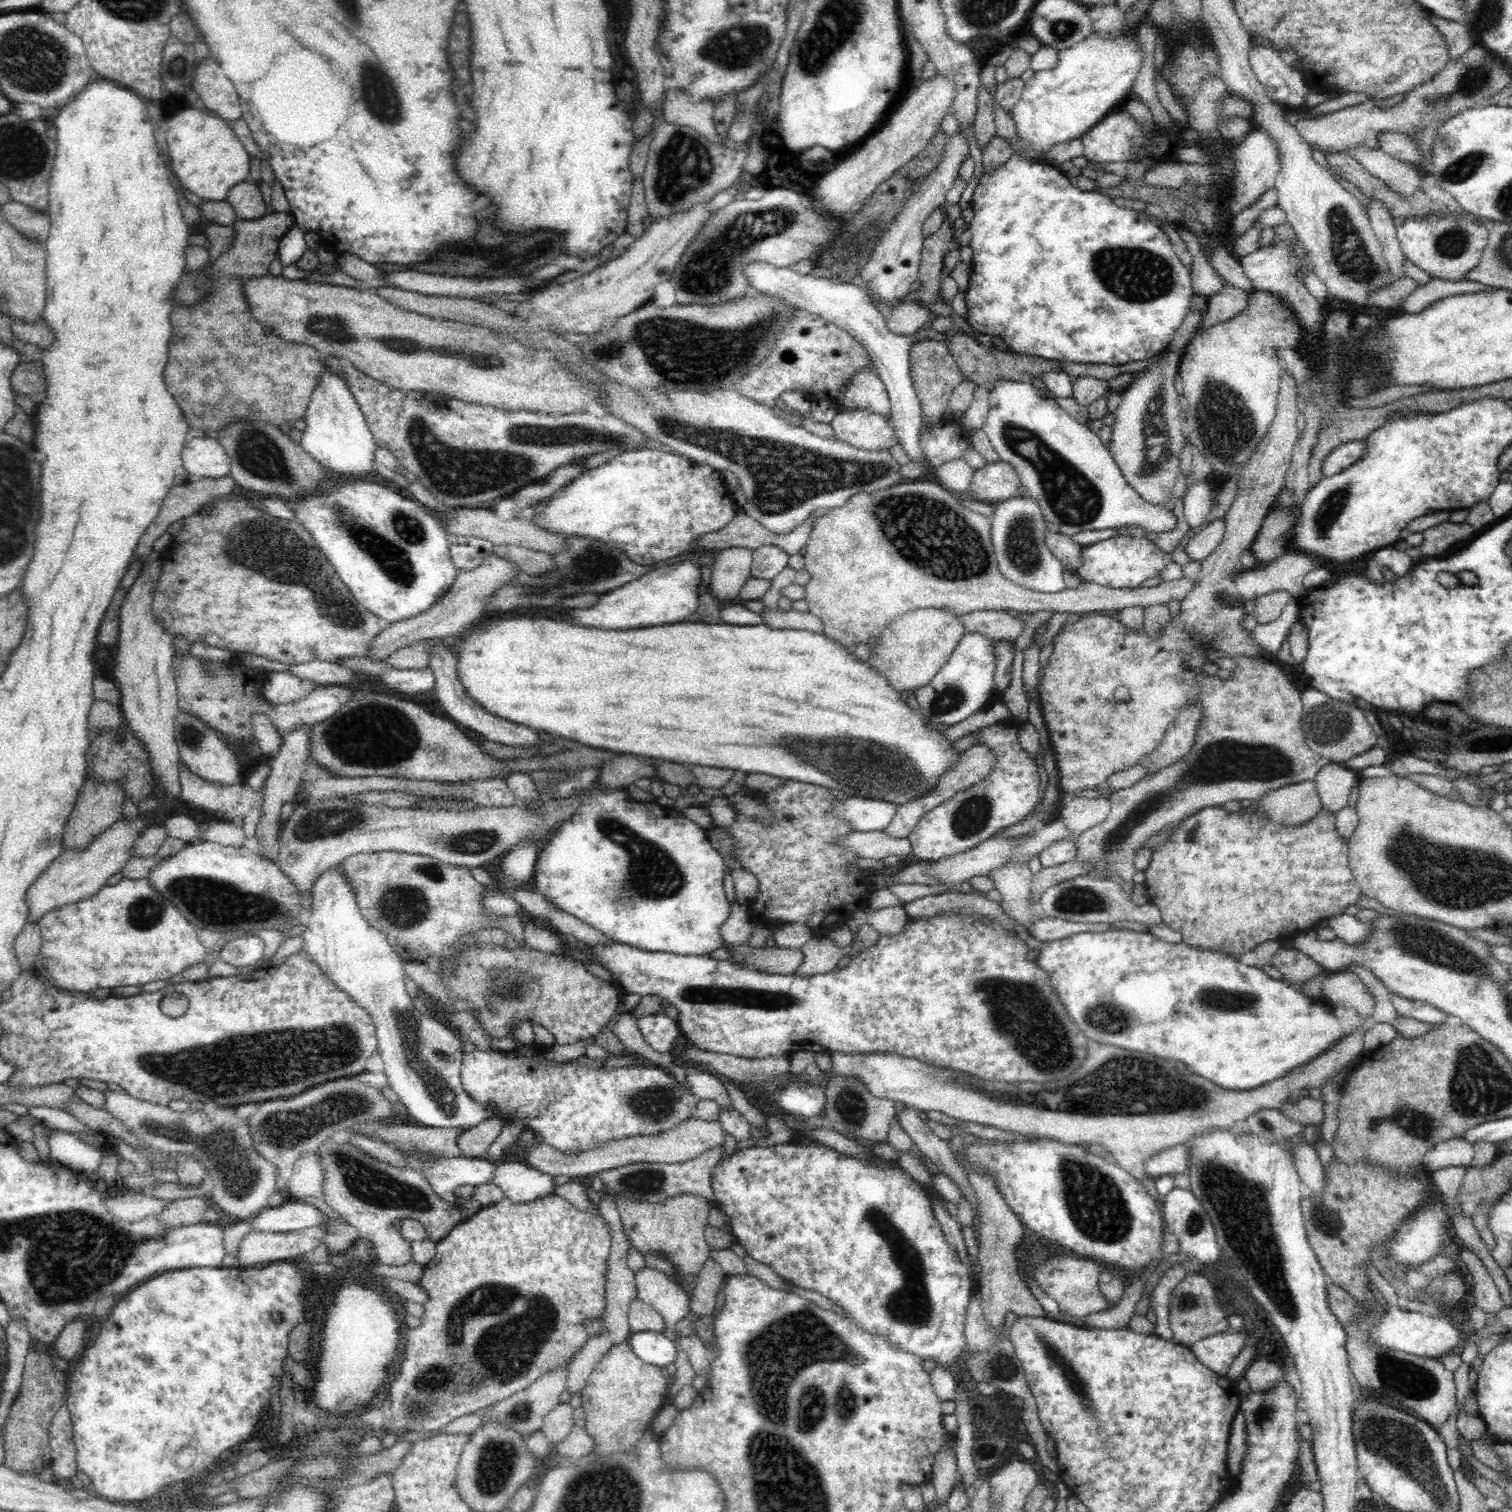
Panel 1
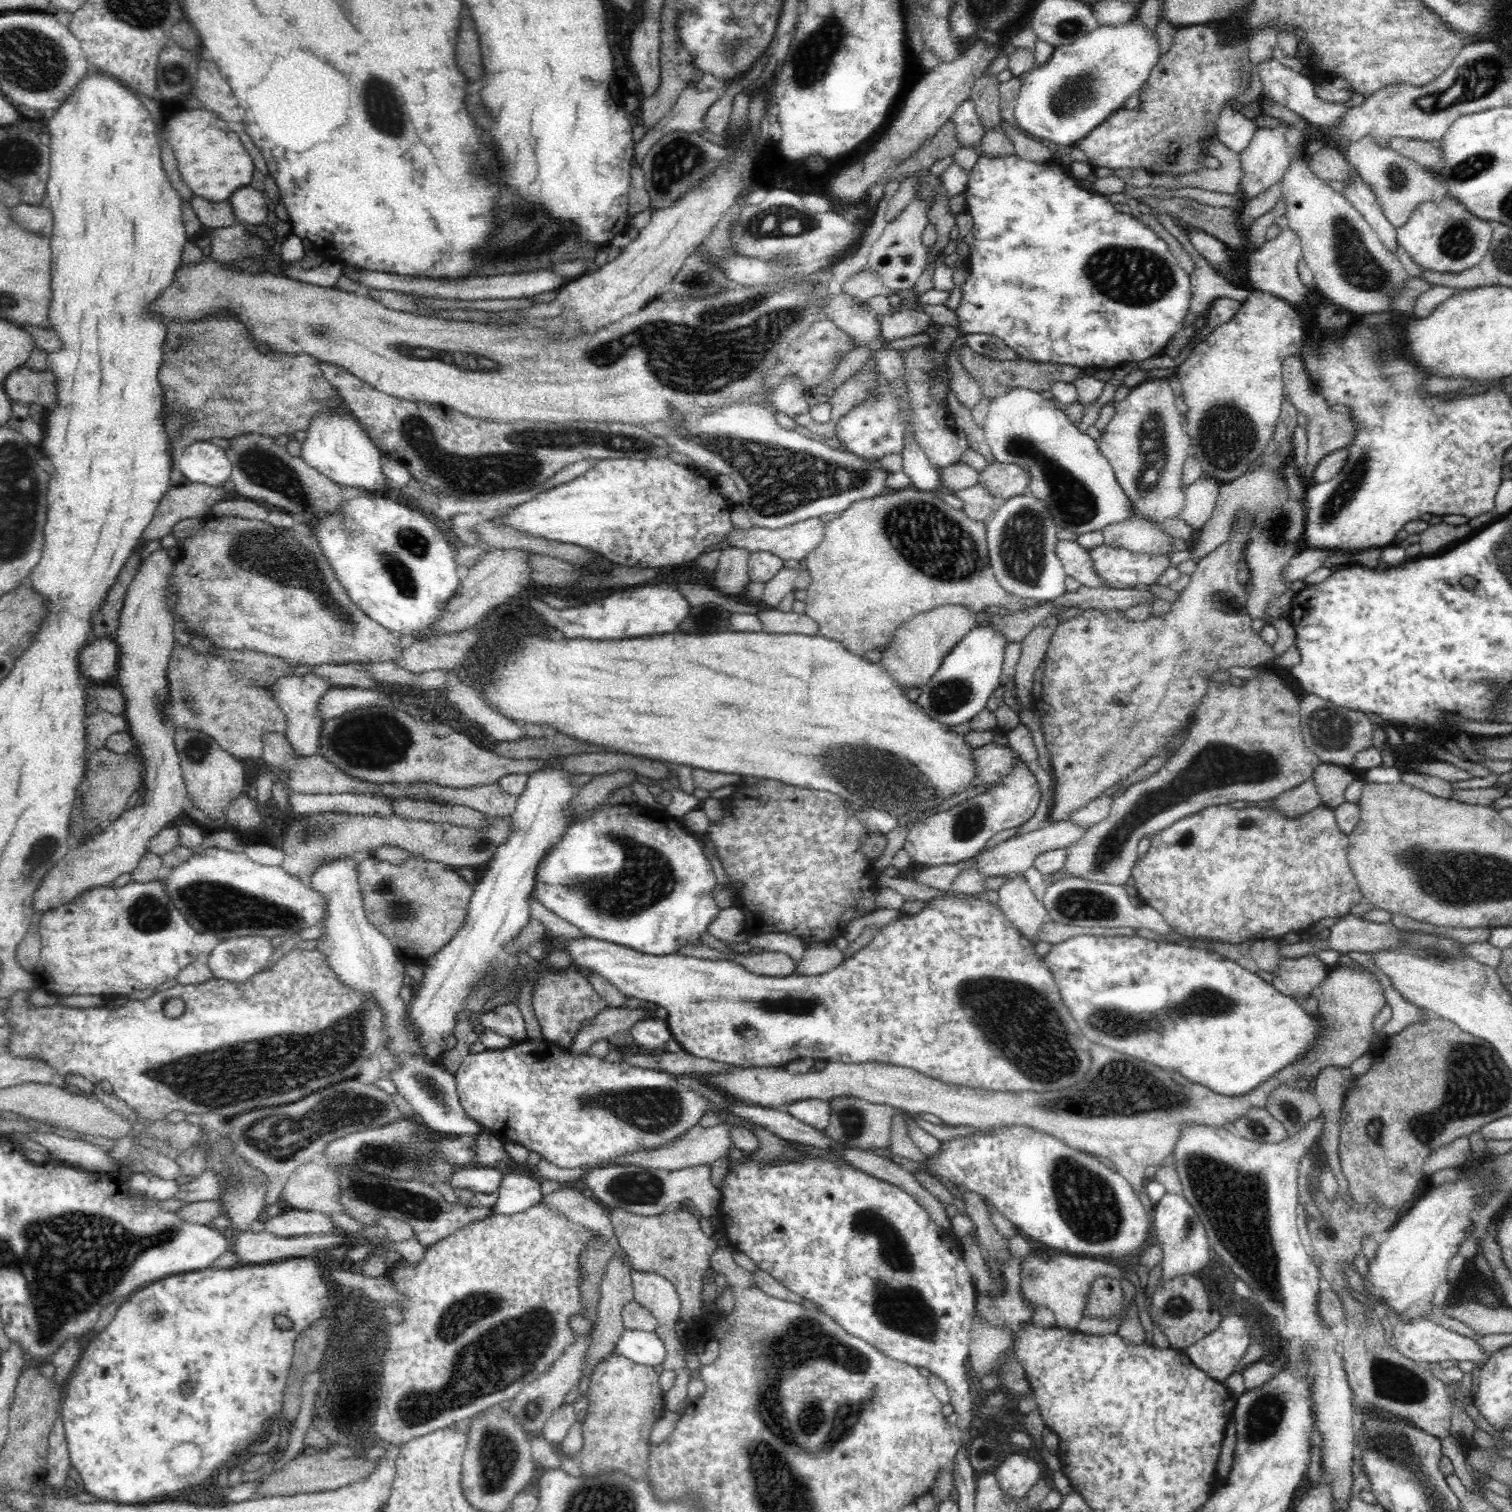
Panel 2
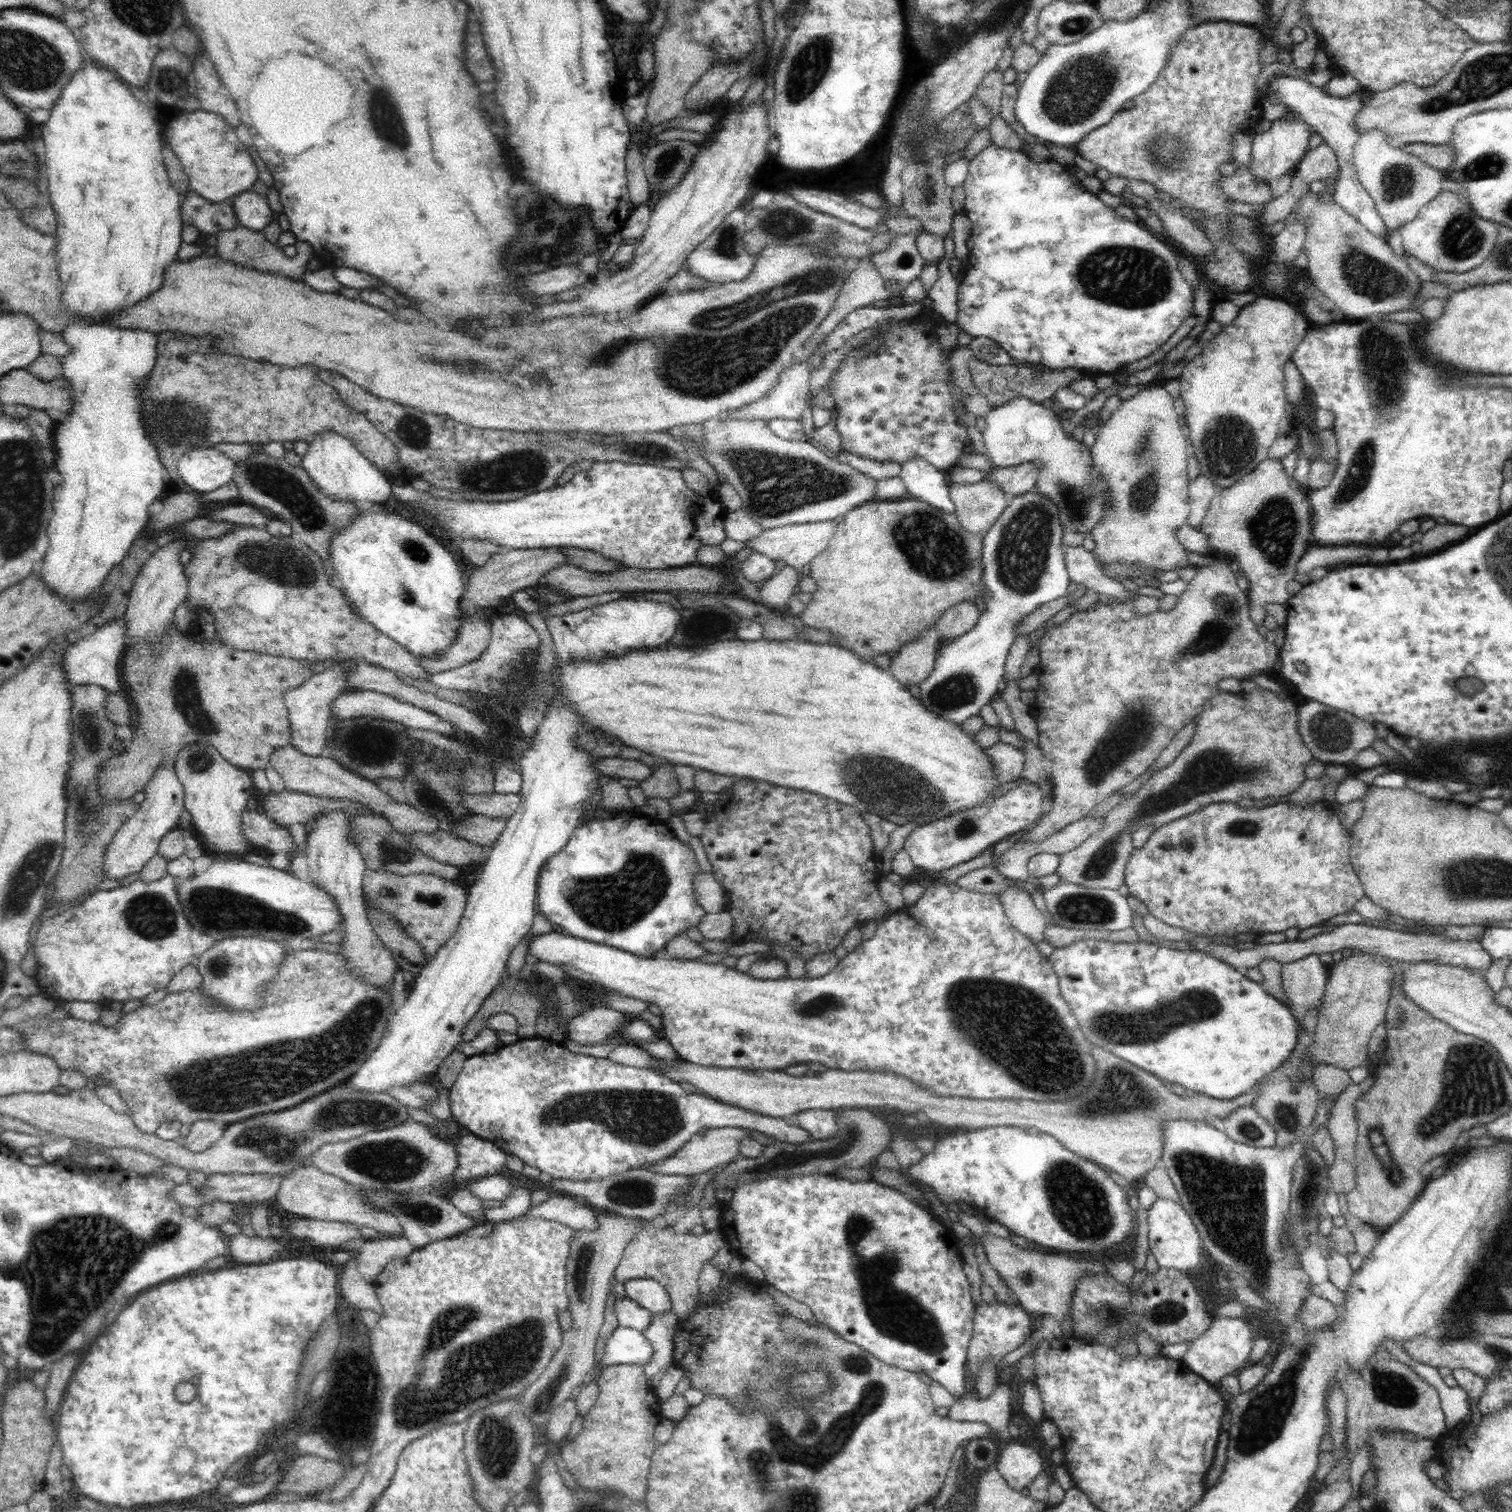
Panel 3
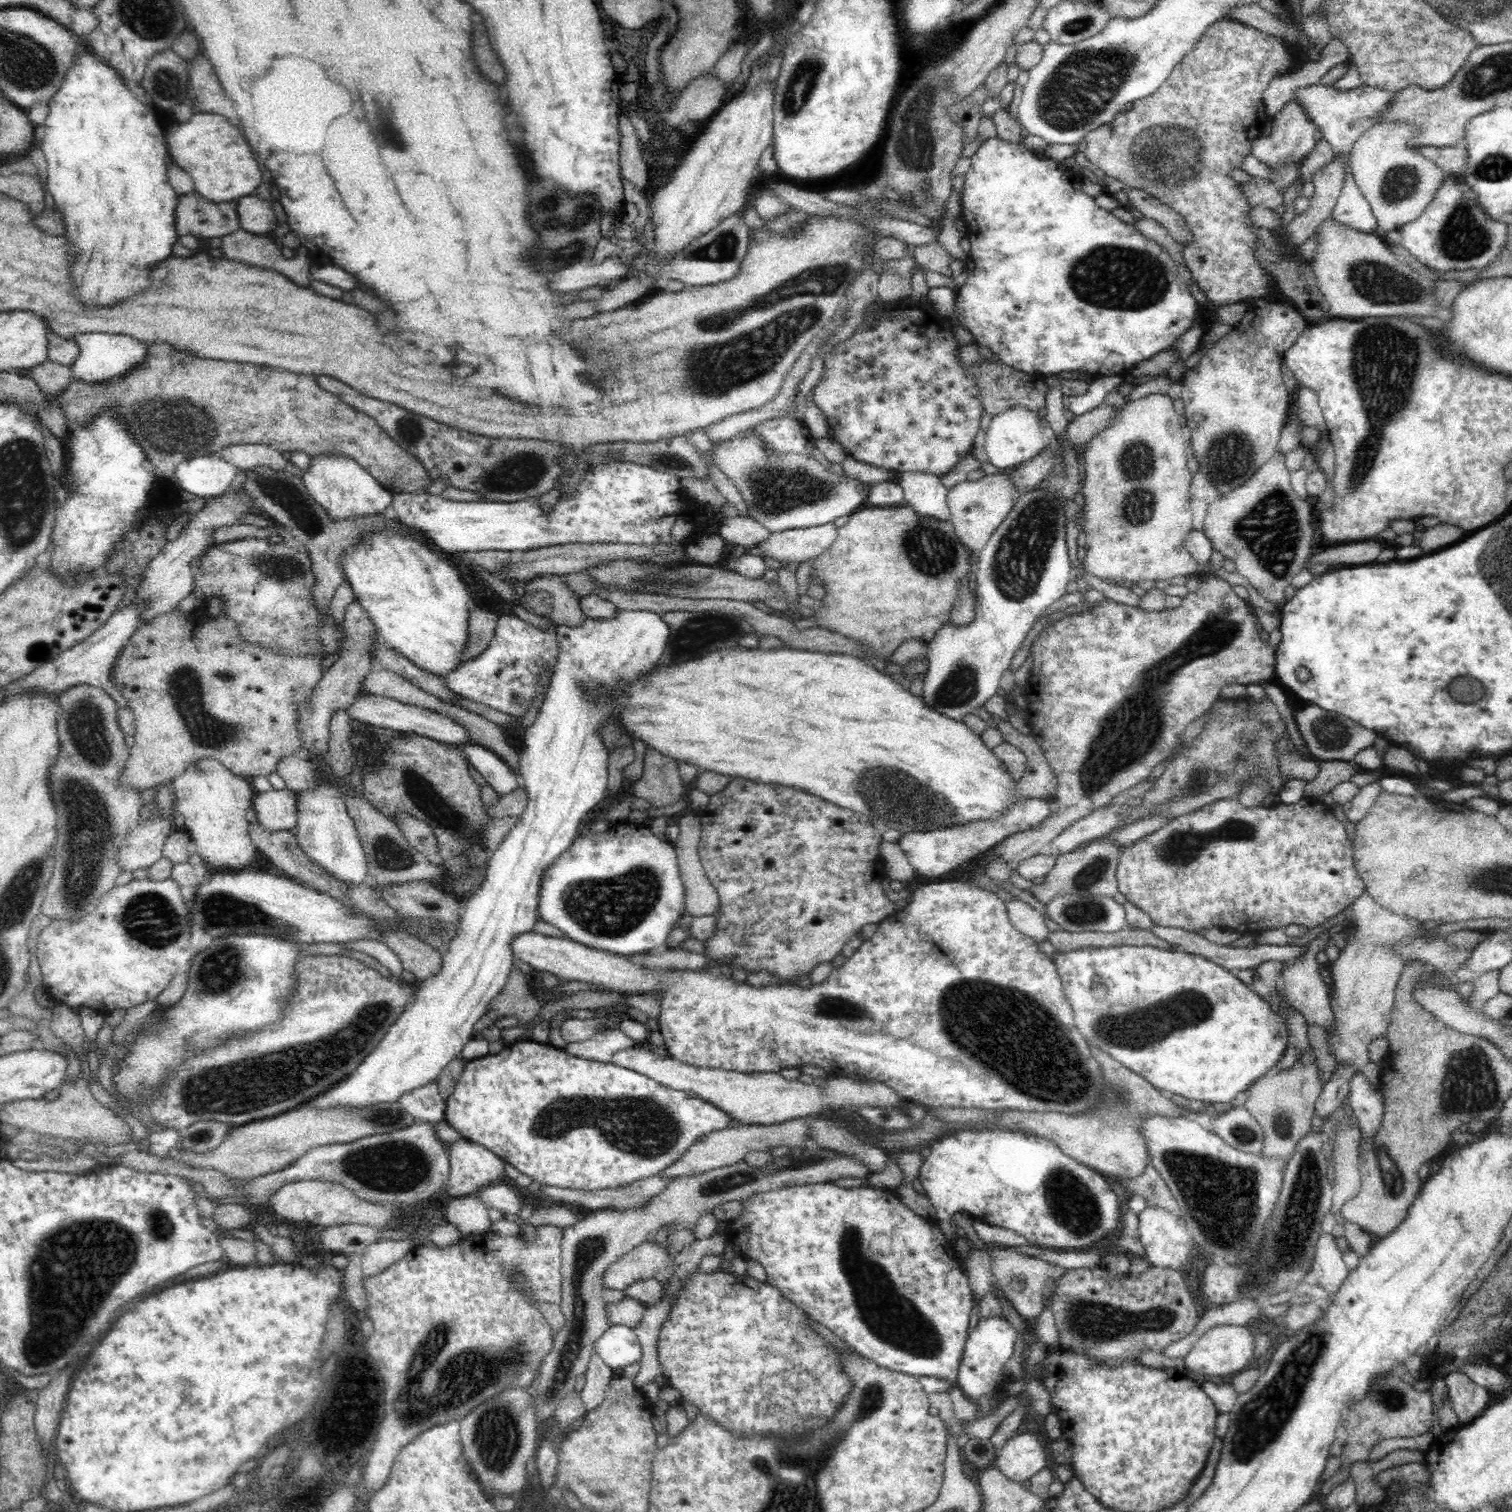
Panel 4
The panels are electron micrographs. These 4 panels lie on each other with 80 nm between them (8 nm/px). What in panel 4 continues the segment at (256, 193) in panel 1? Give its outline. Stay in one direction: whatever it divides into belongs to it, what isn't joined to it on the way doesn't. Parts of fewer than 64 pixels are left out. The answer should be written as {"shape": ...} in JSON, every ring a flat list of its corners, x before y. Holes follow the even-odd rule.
{"shape":[[252,194,237,201,239,225,242,230,265,236,278,228,279,222,272,211,271,200,265,201]]}

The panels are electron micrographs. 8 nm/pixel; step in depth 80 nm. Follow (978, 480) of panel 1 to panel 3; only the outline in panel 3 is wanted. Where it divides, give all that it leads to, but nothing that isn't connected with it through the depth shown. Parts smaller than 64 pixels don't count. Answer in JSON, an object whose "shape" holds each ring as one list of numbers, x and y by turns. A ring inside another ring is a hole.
{"shape":[[1025,463,1012,468,998,468,987,473,998,487,1009,497,1018,495,1031,495,1036,489,1038,466]]}

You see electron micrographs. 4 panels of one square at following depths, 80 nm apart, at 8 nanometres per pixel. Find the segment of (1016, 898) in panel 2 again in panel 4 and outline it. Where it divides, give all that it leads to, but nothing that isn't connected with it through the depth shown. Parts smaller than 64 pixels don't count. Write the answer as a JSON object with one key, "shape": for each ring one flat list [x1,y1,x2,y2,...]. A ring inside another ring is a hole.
{"shape":[[1019,899,1008,902,1006,909,1008,909,1011,924,1015,930,1018,930,1018,933,1022,933,1036,942,1048,939,1050,932,1045,924,1045,919,1036,910,1032,910]]}

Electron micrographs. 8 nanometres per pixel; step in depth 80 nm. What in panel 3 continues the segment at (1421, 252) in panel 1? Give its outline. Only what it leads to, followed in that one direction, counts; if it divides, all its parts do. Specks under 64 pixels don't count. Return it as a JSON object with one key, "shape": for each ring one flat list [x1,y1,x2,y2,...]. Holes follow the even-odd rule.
{"shape":[[1441,191,1399,232,1405,252,1440,272,1462,274,1480,266,1492,254,1499,228,1500,224,1486,221,1474,213,1460,194]]}

